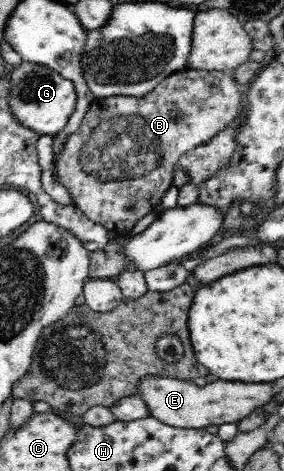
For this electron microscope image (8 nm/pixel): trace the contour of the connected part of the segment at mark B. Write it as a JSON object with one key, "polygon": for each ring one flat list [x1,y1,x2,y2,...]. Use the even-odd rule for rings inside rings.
{"polygon":[[184,69,162,79,156,87,141,98,113,96,94,99,79,129,65,141,59,160,54,161,53,180,66,186,73,205,90,221,99,223,115,235,131,231,137,219,149,211,160,209,162,194,173,186,179,157,235,123,245,109,242,106,244,93,231,72]]}

